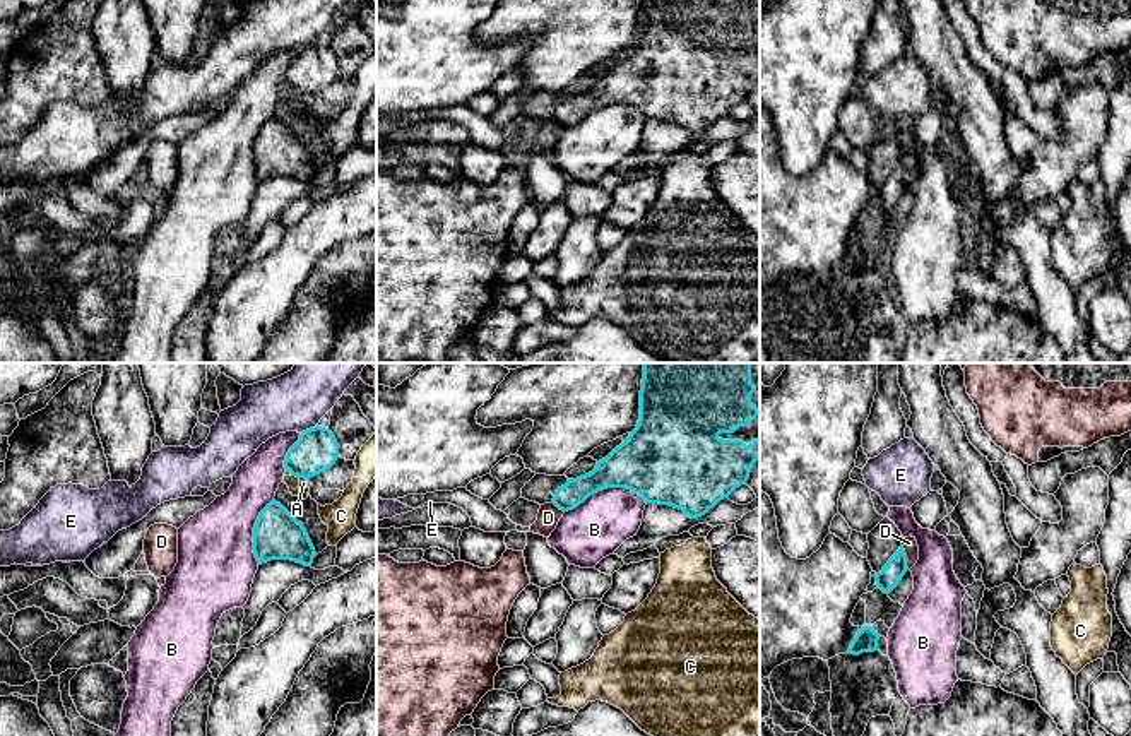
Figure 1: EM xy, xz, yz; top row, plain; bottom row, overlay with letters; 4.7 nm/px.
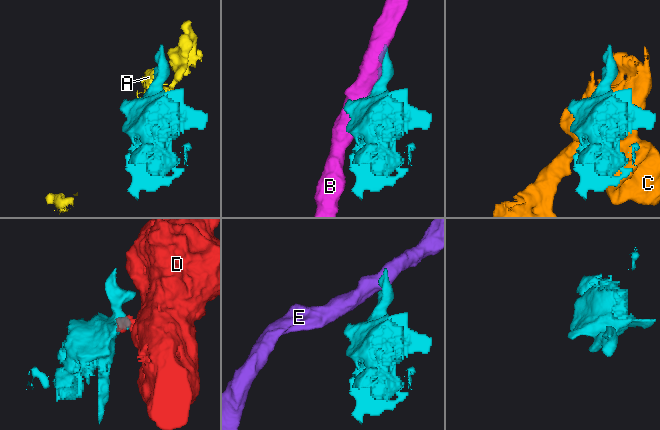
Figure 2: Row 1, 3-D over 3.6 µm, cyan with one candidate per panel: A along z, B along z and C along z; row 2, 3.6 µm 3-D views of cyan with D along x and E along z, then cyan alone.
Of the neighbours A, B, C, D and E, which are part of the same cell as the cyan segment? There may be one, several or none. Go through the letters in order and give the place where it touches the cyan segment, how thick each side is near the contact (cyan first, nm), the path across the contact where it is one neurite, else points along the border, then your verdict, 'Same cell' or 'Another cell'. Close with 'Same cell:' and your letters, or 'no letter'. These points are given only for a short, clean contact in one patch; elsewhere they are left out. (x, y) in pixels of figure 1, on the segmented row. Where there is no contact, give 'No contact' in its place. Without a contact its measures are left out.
A: Touches cyan at xy (303, 476). Thickness 200 nm (cyan) against 50 nm. Boundary: xy (300, 476), (307, 480). Another cell
B: Touches cyan at xz (604, 488). Thickness 320 nm (cyan) against 280 nm. Another cell
C: Touches cyan at xy (295, 474). Thickness 200 nm (cyan) against 60 nm. Boundary: xy (290, 474), (298, 478). Another cell
D: Touches cyan at yz (905, 557). Thickness 100 nm (cyan) against 70 nm. Boundary: yz (902, 545), (909, 569). Another cell
E: Touches cyan at xy (310, 428). Thickness 200 nm (cyan) against 280 nm. Boundary: xy (317, 425), (301, 433). Another cell
Same cell: no letter

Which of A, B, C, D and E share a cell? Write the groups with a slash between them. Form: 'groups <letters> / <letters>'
groups A C / B / D / E

